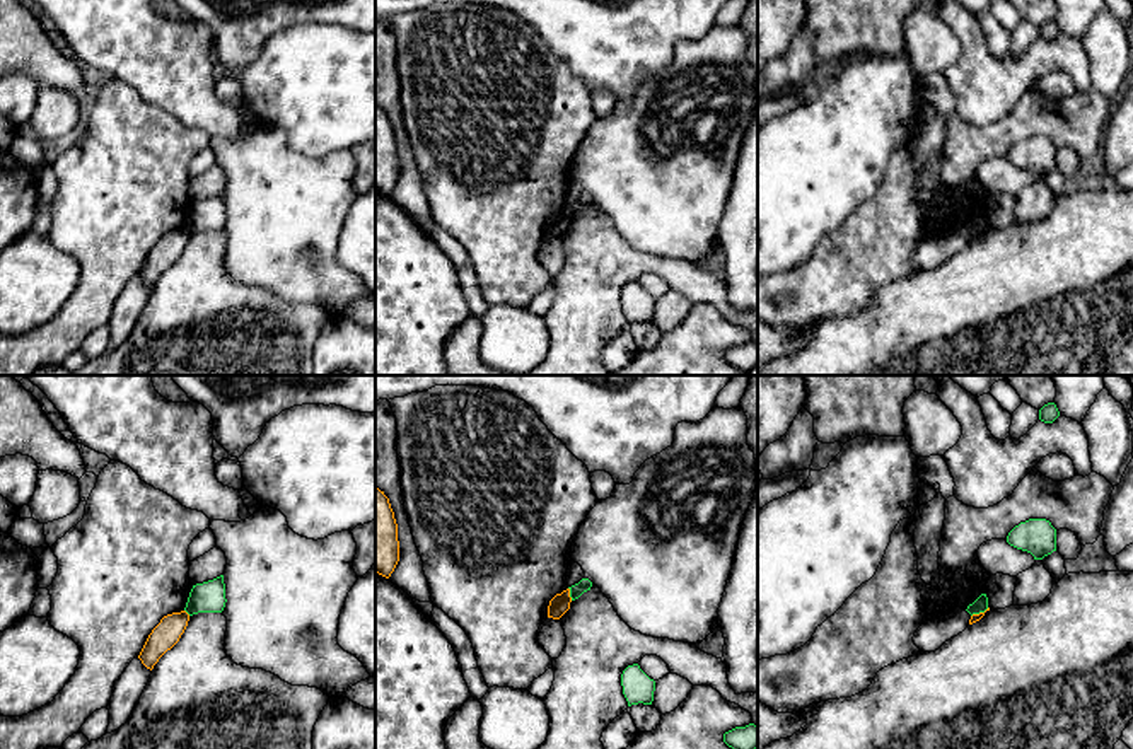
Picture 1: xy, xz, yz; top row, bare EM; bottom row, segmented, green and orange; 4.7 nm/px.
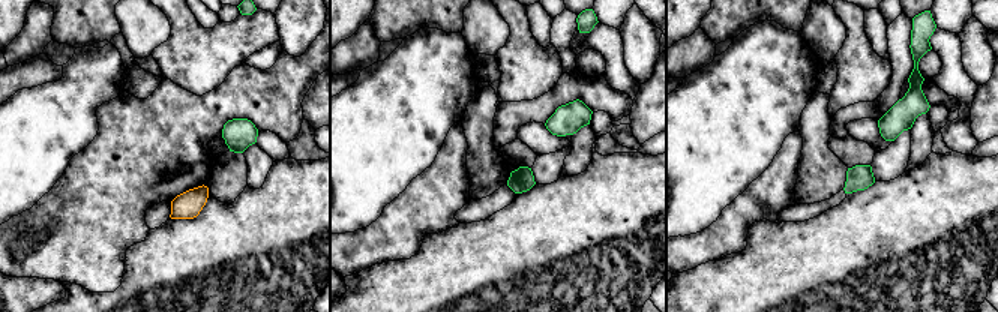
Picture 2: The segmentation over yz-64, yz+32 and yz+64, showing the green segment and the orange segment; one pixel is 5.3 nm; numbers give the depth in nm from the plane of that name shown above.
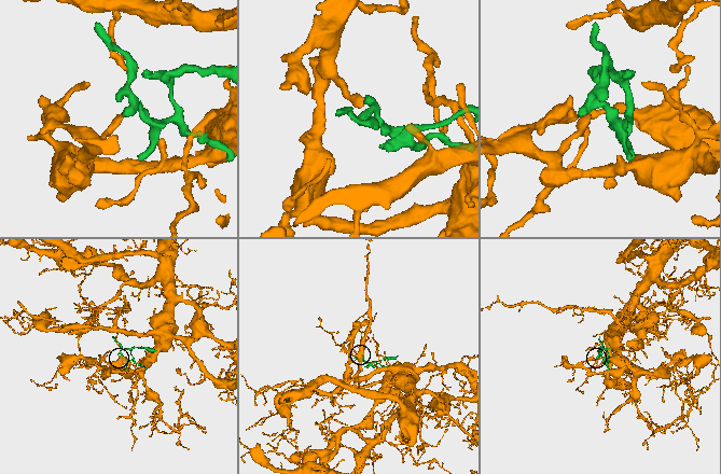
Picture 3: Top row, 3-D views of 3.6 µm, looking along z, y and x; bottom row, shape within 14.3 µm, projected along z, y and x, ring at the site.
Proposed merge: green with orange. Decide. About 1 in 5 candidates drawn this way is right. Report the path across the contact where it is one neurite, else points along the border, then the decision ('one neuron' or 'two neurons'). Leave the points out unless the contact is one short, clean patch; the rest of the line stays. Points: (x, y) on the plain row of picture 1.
border along xz (569, 205), (572, 217); two neurons

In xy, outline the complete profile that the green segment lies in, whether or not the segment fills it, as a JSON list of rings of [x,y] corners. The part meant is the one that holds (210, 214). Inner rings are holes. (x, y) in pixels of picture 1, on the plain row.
[[[224,193],[193,203],[184,229],[193,234],[198,230],[222,230],[225,225]]]

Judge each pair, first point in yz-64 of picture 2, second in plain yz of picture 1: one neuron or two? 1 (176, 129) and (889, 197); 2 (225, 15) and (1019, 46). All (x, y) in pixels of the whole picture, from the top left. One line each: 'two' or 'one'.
1: one
2: one

